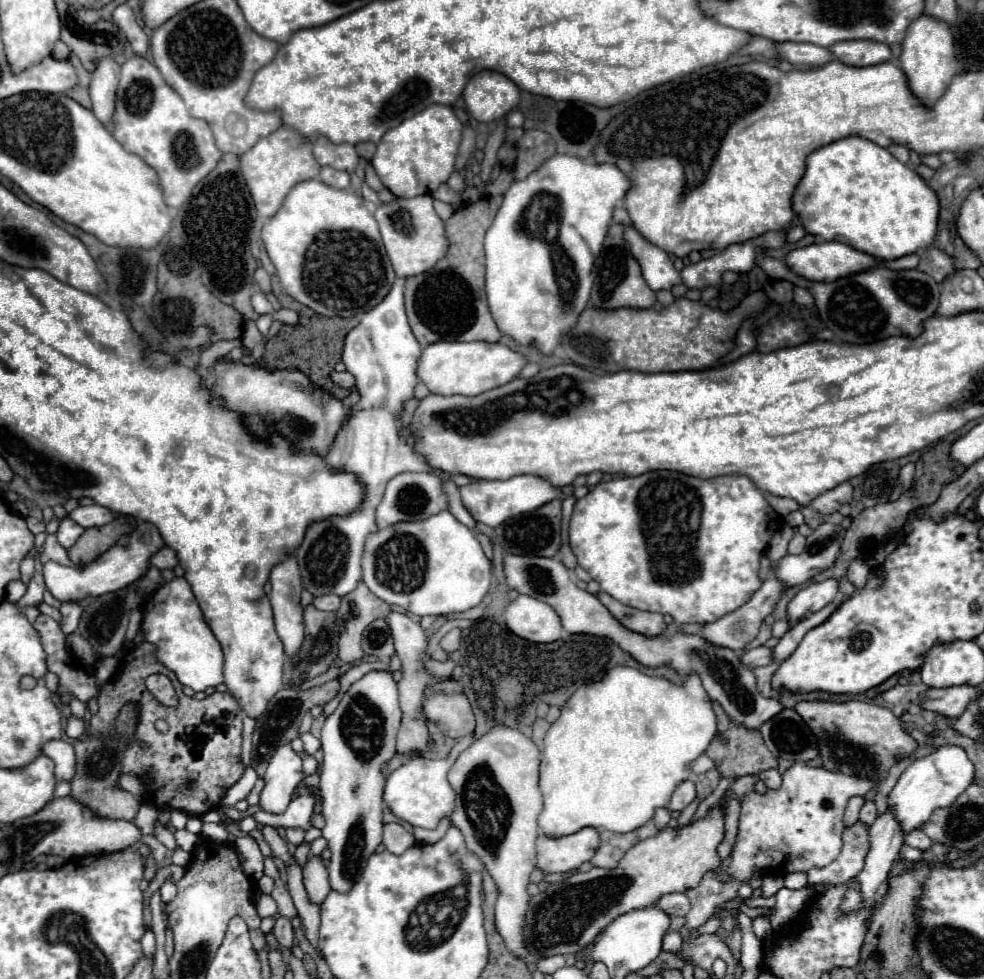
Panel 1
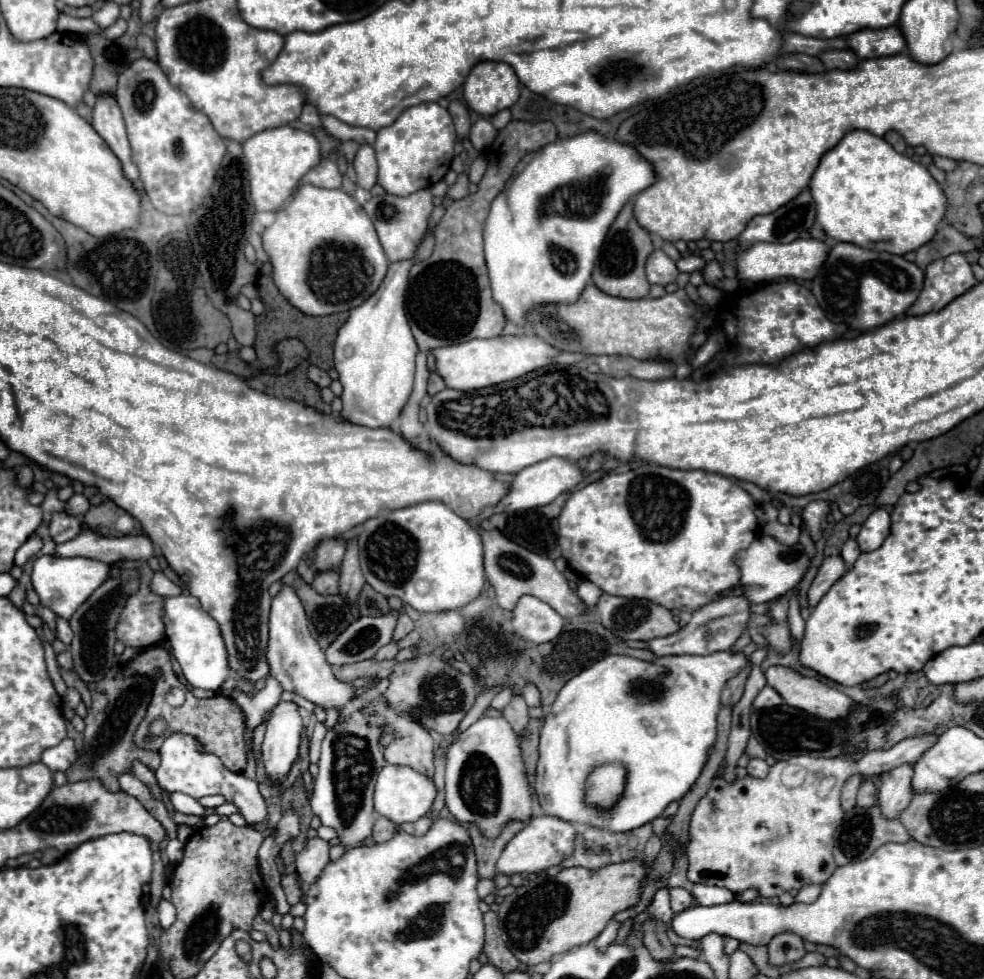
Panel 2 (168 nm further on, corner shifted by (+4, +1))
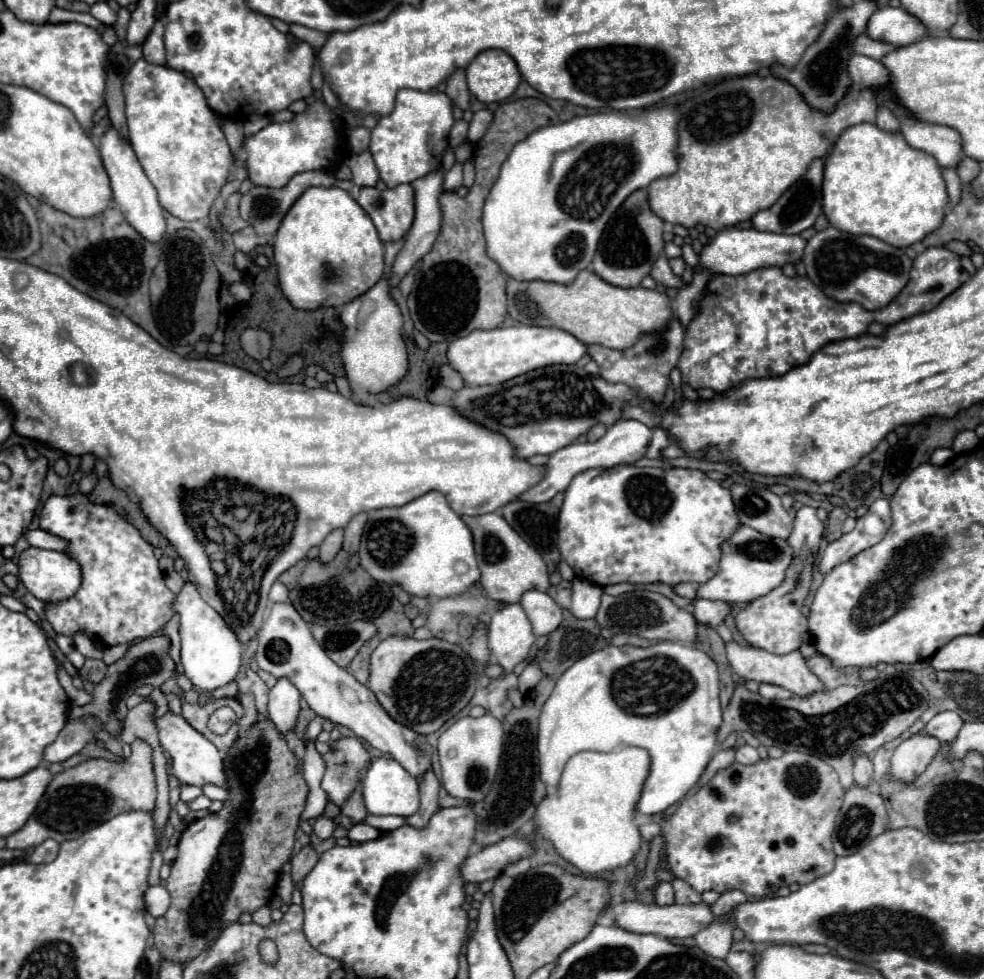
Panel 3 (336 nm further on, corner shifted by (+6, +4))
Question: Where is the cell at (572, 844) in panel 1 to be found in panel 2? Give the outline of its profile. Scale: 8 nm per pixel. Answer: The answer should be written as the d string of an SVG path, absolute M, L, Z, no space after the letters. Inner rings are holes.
M536 816L524 826L504 848L496 868L504 874L524 874L524 872L544 872L552 866L562 864L574 852L576 828L570 822L562 822L550 816Z

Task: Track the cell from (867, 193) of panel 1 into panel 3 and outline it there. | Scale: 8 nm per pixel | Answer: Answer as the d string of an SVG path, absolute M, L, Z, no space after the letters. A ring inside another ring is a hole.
M874 123L848 127L824 165L822 207L836 229L872 235L892 247L910 247L936 231L948 203L942 167L920 149L910 147L902 133L880 131Z

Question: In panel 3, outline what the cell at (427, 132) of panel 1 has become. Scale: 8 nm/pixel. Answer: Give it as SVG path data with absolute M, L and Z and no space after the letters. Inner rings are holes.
M402 89L396 97L394 111L378 119L372 129L370 155L378 167L380 179L388 187L396 187L400 183L412 183L414 179L426 175L436 169L440 163L440 153L446 147L446 135L454 125L452 117L452 101L446 93L422 93L412 89Z

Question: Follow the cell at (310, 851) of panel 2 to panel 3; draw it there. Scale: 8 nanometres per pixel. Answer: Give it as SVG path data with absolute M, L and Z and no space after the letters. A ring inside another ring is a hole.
M320 815L320 817L316 817L314 819L314 833L318 835L318 837L322 837L322 839L328 839L332 833L334 833L334 829L336 829L336 823L334 823L334 819L328 819L328 817L324 817L324 815Z

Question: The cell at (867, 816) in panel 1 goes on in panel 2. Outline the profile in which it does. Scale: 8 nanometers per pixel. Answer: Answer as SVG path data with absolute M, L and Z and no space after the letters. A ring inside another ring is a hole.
M864 780L858 790L858 808L870 808L876 804L876 784L872 780Z

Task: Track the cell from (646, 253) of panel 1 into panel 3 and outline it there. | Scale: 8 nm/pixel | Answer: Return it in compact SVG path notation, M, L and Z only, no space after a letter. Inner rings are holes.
M664 255L658 257L658 261L654 263L650 275L652 275L652 279L654 279L656 283L662 283L664 287L674 287L674 289L682 289L682 287L684 287L684 281L682 281L678 275L672 273L672 269L670 269L670 265L668 265L668 259L666 259Z

